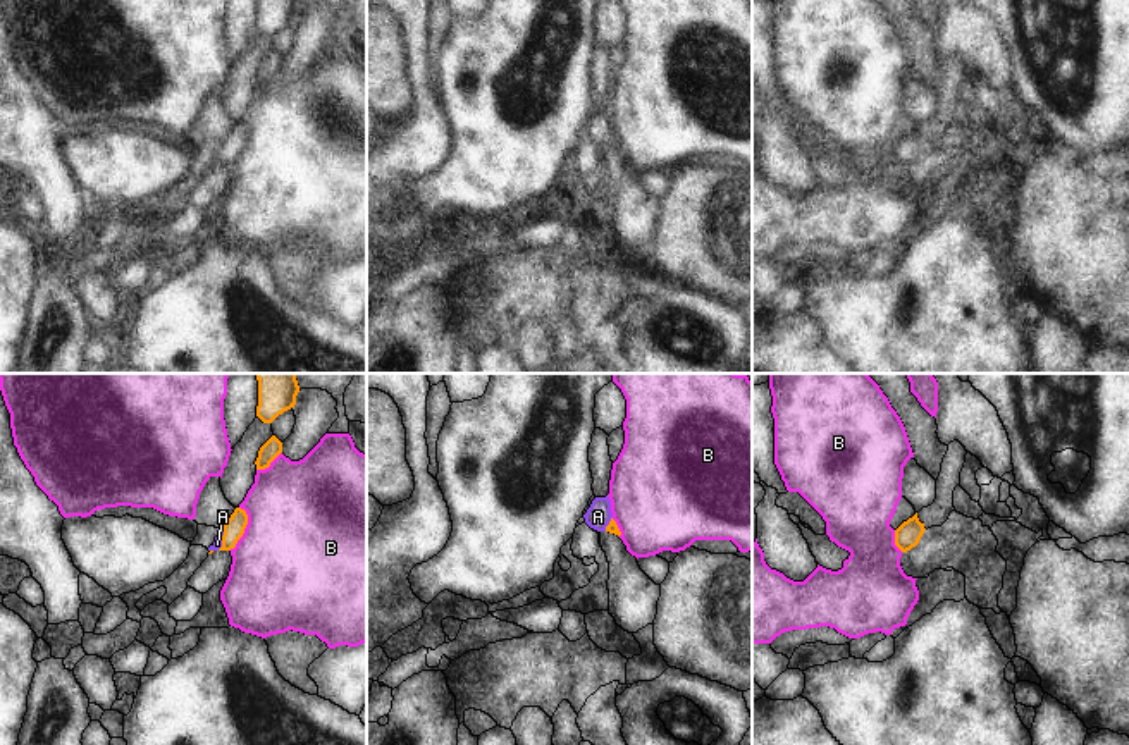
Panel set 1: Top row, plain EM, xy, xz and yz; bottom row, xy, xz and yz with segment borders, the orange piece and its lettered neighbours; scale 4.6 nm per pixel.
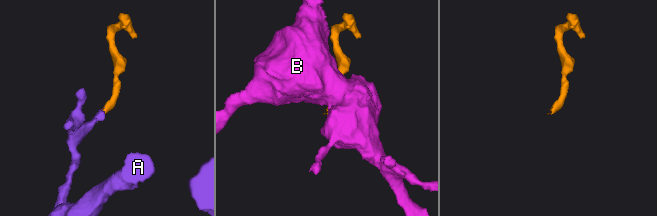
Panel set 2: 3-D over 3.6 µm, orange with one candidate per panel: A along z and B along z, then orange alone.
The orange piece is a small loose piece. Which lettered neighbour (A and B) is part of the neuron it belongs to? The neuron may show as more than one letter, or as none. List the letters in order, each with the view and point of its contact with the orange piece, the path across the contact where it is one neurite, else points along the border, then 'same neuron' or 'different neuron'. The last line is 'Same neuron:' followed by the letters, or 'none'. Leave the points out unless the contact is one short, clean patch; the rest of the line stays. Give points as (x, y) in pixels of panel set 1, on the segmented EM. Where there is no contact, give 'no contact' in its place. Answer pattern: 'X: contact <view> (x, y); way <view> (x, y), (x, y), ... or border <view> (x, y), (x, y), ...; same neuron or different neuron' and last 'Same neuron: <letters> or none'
A: contact xy (222, 539); way xy (233, 530), (222, 539), (217, 544); same neuron
B: contact xy (245, 527); different neuron
Same neuron: A

